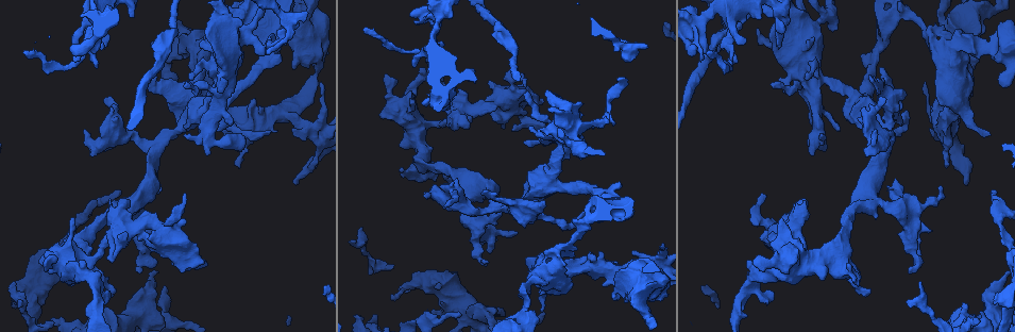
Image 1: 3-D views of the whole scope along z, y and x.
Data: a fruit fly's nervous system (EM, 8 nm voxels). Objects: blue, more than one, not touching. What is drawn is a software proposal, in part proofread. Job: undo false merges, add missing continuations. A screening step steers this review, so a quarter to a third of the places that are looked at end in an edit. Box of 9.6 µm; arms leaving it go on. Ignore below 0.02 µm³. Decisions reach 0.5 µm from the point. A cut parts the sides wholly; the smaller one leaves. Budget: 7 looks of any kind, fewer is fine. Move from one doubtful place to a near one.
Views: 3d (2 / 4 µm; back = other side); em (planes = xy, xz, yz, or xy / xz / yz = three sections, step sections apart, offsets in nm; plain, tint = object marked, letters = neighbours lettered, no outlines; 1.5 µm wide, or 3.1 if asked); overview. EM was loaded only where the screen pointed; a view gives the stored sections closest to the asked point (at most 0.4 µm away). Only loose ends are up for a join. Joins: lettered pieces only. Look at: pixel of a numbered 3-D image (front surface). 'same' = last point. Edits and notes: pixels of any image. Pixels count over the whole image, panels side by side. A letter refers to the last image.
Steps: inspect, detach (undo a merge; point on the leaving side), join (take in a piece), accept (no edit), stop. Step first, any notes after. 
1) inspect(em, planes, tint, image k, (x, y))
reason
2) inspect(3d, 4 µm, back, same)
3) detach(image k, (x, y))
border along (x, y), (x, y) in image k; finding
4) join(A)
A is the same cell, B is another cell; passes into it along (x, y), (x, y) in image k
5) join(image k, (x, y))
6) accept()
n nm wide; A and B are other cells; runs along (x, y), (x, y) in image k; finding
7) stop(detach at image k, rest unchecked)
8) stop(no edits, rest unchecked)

inspect(em, planes, letters, image 1, (15, 283))
branch stops here

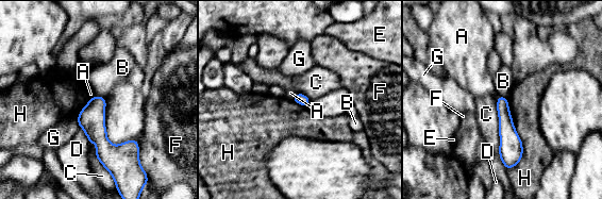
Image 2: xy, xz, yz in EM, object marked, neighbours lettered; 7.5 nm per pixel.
accept()
A, B, C, D, E, F, G and H are other cells; runs along (96, 98), (96, 133), (109, 166) in image 2; no lettered piece goes on from it

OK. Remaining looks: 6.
inspect(3d, 2 µm, image 1, (460, 313))
free end

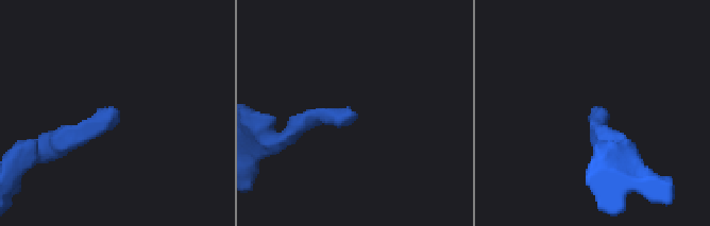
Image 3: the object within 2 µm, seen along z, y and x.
inspect(em, xz, step 4, letters, image 3, (354, 112))

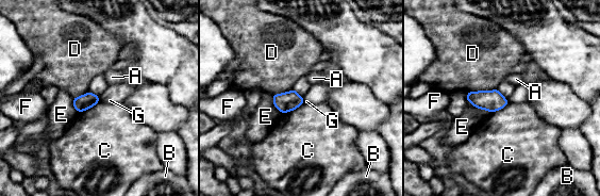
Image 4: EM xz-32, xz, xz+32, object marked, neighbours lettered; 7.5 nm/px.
inspect(em, planes, letters, same)

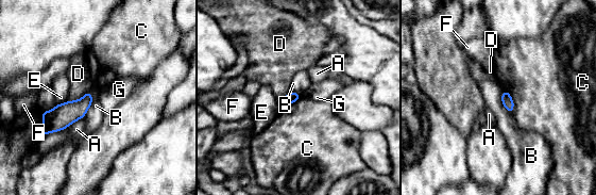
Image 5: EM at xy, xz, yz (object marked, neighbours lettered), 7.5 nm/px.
accept()
A, B, C, D, E, F and G are other cells; border along (90, 91), (91, 106), (83, 117) in image 5; no lettered piece goes on from it

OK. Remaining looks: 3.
inspect(em, planes, letters, image 1, (281, 112))
three arms meet

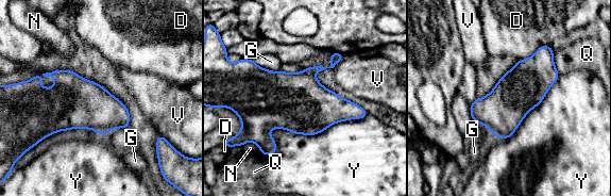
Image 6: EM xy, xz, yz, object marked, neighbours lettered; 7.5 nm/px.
accept()
340 nm wide; D, G, N, Q, V and Y are other cells; border along (361, 117), (272, 129), (265, 154) in image 6; all the same cell

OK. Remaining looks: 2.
stop(no edits, rest unchecked)

